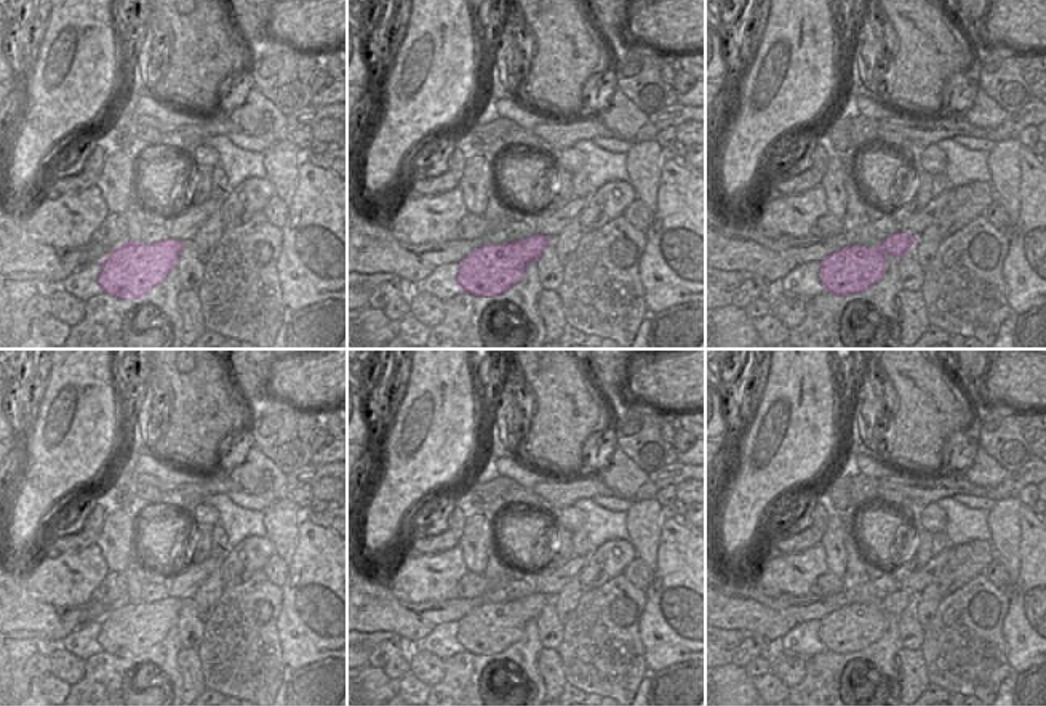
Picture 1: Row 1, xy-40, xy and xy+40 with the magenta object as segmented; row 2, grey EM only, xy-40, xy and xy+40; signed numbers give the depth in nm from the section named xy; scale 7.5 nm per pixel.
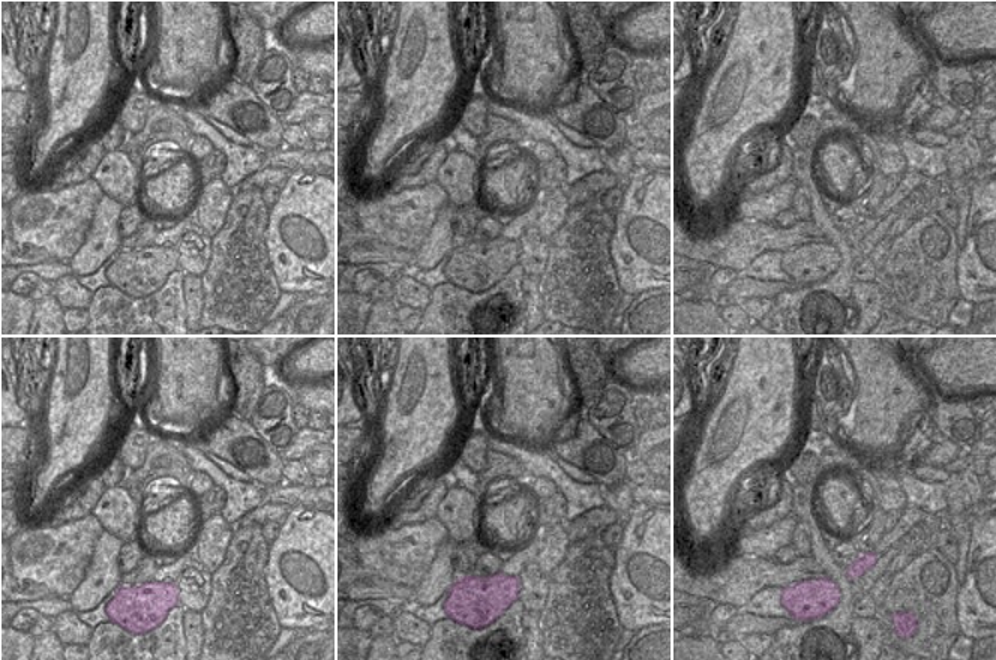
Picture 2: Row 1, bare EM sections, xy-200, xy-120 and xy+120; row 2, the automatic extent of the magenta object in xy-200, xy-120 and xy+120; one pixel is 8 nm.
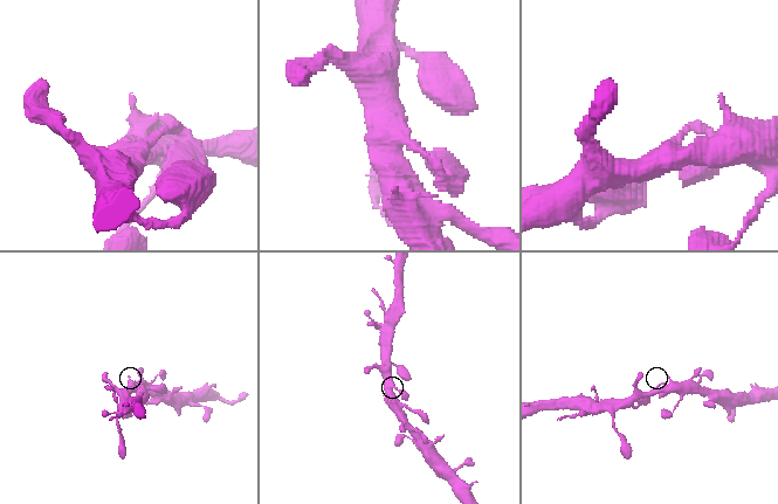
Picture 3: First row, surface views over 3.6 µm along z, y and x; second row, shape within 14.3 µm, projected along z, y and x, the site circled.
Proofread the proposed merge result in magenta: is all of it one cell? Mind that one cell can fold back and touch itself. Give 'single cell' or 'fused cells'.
single cell

